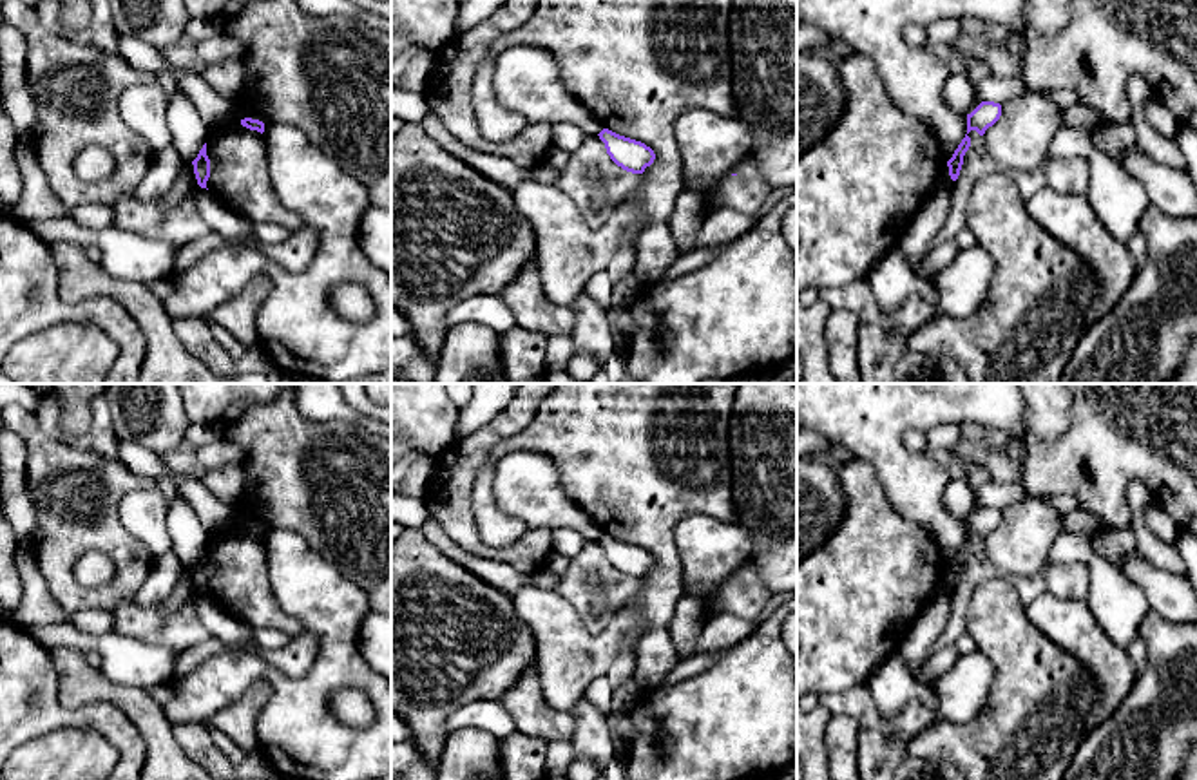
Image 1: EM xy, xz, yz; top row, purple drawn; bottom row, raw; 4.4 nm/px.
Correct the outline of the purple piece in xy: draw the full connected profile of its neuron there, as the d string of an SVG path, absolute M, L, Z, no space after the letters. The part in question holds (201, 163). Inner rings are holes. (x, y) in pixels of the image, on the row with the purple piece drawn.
M206 143L203 145L203 148L199 150L197 157L192 161L194 165L194 174L197 179L197 185L201 188L206 188L206 181L210 177L210 159L206 156Z

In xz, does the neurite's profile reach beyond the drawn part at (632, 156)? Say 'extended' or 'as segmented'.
as segmented

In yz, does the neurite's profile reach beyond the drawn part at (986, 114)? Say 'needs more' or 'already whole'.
already whole

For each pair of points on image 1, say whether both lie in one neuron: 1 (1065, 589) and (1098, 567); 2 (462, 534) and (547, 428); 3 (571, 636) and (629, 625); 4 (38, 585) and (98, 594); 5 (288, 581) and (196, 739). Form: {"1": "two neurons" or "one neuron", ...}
{"1": "two neurons", "2": "two neurons", "3": "one neuron", "4": "two neurons", "5": "two neurons"}

